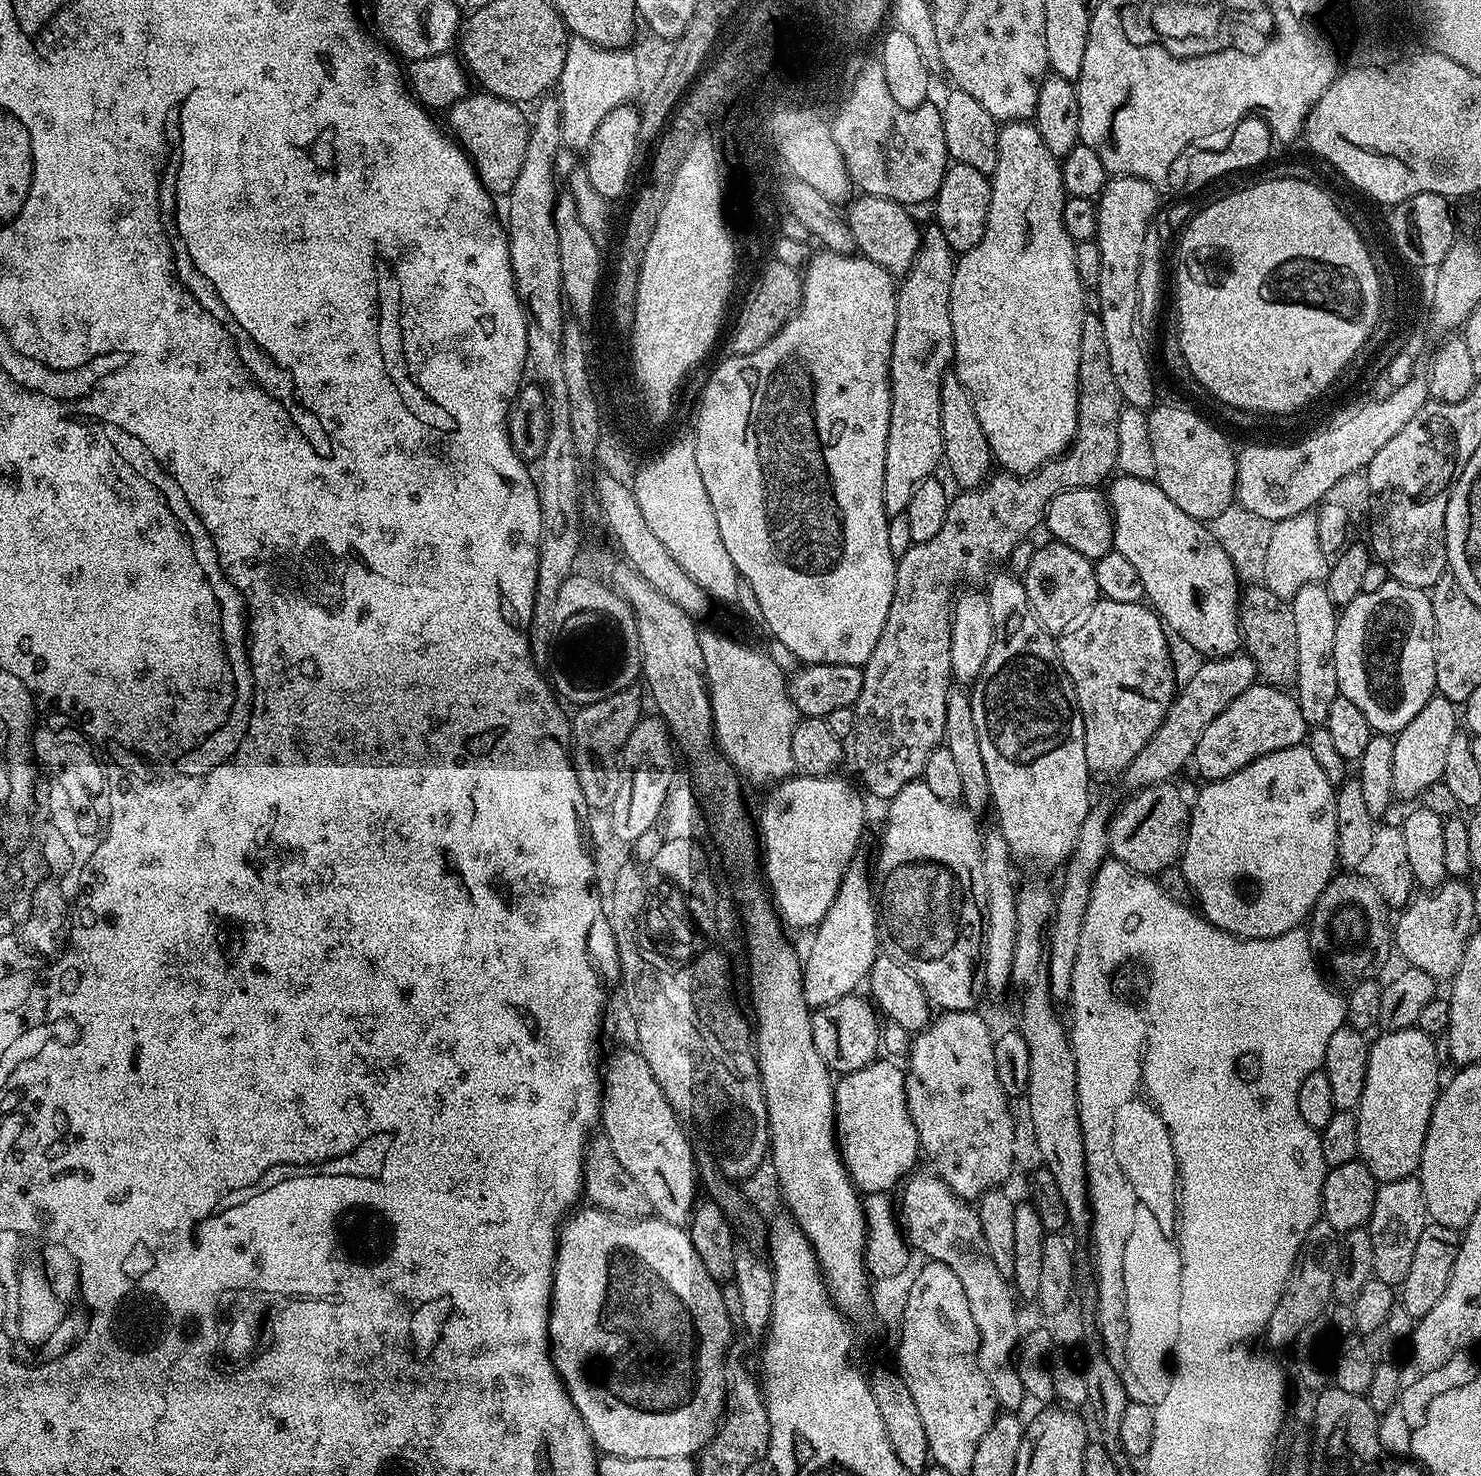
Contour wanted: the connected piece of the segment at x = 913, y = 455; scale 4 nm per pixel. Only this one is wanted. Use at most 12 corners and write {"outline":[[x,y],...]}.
{"outline":[[929,223],[898,284],[882,502],[944,458],[954,253]]}

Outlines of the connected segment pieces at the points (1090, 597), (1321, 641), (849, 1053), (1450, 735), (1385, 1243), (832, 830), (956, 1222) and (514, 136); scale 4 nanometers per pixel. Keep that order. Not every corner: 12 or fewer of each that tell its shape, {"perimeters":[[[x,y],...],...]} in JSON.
{"perimeters":[[[1041,543],[1022,573],[1036,620],[1059,638],[1096,605],[1096,565]],[[1327,587],[1290,598],[1298,639],[1294,695],[1309,727],[1339,696],[1338,608]],[[860,994],[812,1012],[833,1073],[878,1056],[877,1009]],[[1433,694],[1394,736],[1392,791],[1444,779],[1458,708]],[[1415,1175],[1377,1187],[1375,1279],[1399,1286],[1429,1222]],[[793,774],[760,804],[776,915],[812,930],[864,836],[865,797]],[[935,1171],[902,1184],[915,1251],[958,1274],[978,1366],[997,1405],[1026,1401],[1014,1359],[1017,1297],[990,1258],[973,1205]],[[483,90],[453,102],[446,128],[484,187],[507,194],[530,120]]]}

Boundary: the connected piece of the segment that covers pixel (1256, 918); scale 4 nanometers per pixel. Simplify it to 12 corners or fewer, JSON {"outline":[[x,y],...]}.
{"outline":[[1304,744],[1190,804],[1178,867],[1245,940],[1309,919],[1336,788]]}

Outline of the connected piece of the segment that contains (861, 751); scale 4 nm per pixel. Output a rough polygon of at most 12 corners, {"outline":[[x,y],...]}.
{"outline":[[1085,311],[1078,426],[948,502],[897,559],[850,752],[883,802],[923,777],[954,684],[954,597],[1067,488],[1117,471],[1118,382]]}

